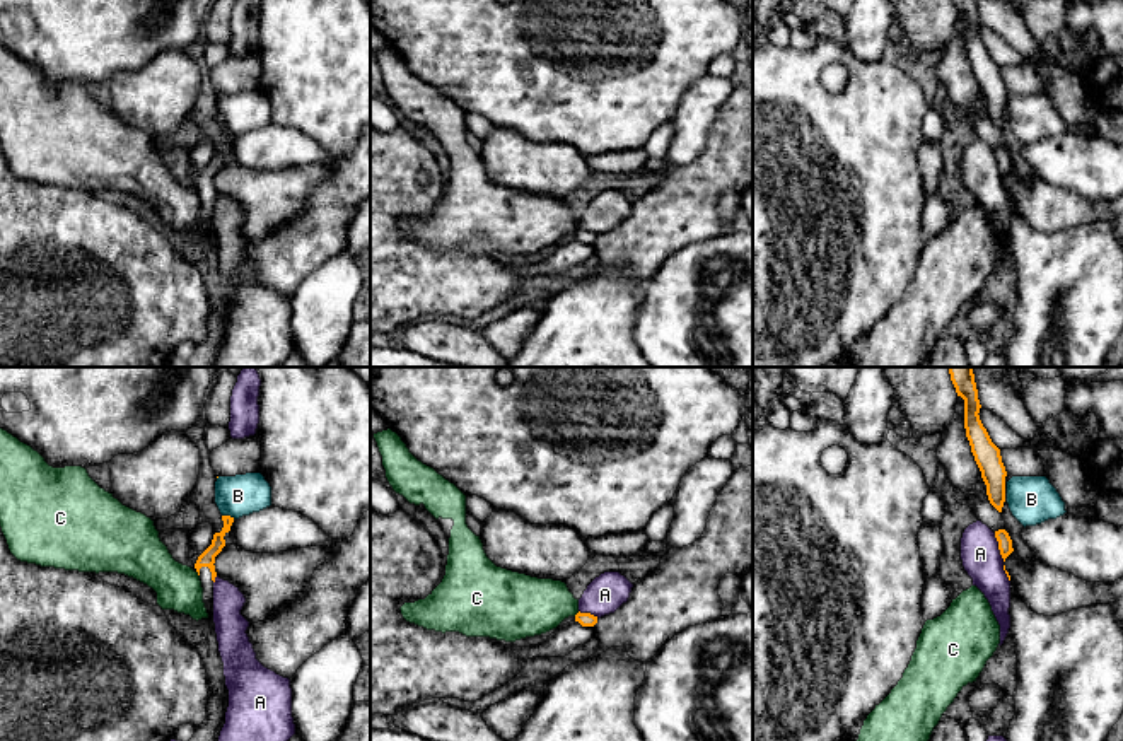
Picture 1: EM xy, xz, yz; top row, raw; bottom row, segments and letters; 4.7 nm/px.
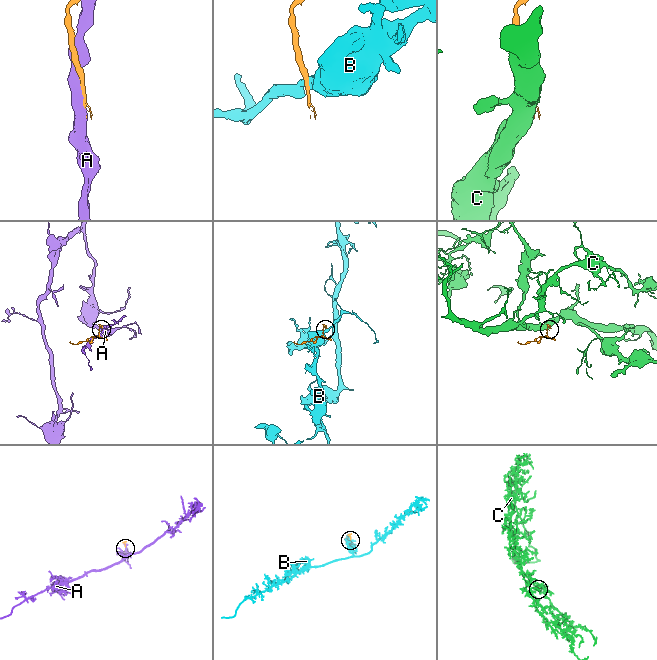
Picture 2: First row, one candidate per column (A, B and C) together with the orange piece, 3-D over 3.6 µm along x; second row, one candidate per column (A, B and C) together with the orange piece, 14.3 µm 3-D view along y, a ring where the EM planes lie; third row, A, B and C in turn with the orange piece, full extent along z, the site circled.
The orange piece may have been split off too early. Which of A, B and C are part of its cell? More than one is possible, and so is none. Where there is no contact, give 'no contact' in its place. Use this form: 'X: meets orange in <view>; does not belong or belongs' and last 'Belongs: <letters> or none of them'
A: meets orange in yz; does not belong
B: meets orange in xy; does not belong
C: meets orange in xy; does not belong
Belongs: none of them

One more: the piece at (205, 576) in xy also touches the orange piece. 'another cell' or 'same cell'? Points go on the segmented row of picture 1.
same cell

